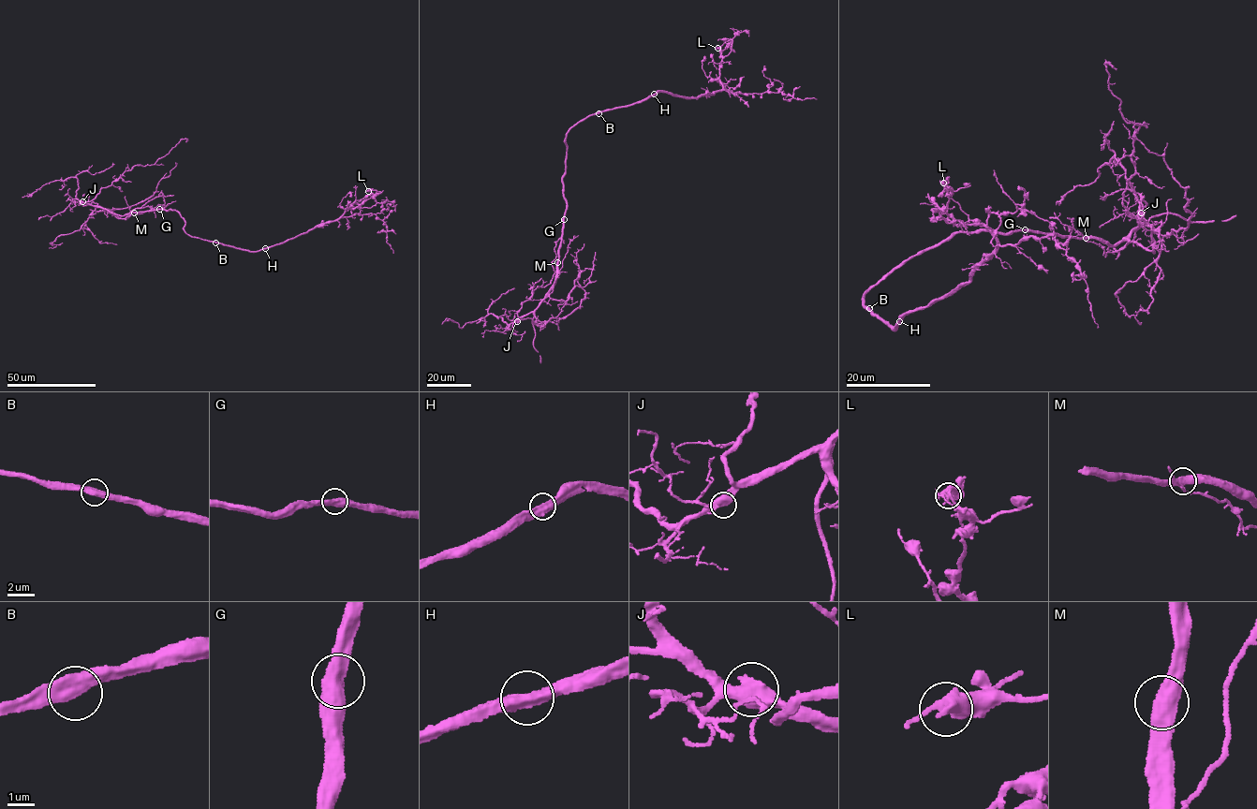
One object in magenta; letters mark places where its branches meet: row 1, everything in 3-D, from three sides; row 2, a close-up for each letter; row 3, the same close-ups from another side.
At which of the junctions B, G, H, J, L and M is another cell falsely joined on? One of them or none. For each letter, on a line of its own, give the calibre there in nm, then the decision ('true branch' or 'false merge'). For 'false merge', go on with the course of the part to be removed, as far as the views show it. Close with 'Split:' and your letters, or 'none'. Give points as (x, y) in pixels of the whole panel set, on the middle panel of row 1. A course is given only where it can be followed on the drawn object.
B: 550 nm | true branch
G: 550 nm | true branch
H: 550 nm | true branch
J: 550 nm | true branch
L: 550 nm | true branch
M: 550 nm | true branch
Split: none

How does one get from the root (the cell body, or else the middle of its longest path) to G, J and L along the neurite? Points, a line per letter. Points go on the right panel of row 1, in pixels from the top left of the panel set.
G: (912, 256), (936, 247), (957, 232), (988, 230), (1011, 234), (1025, 229)
J: (912, 256), (957, 232), (980, 230), (1036, 230), (1116, 245), (1137, 230), (1141, 213)
L: (912, 256), (864, 296), (864, 306), (893, 328), (965, 286), (997, 250), (984, 227), (948, 215), (943, 183)

